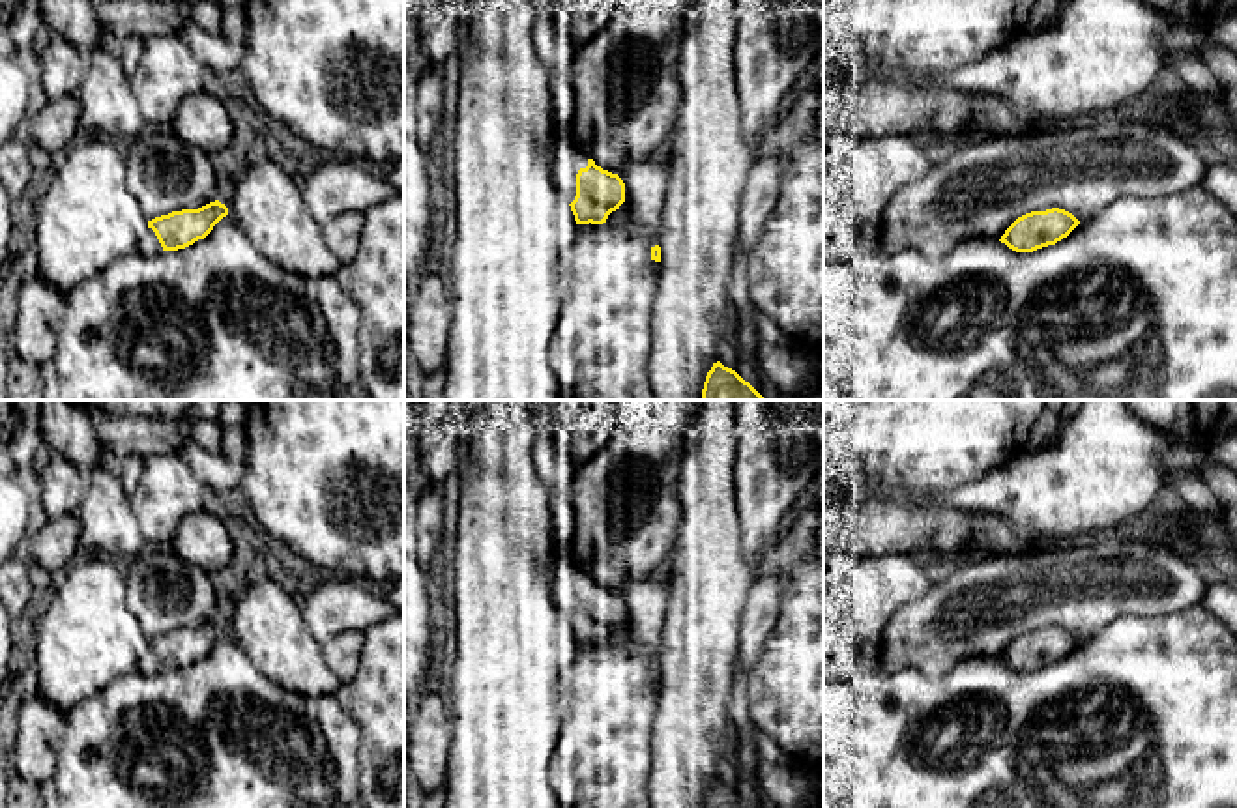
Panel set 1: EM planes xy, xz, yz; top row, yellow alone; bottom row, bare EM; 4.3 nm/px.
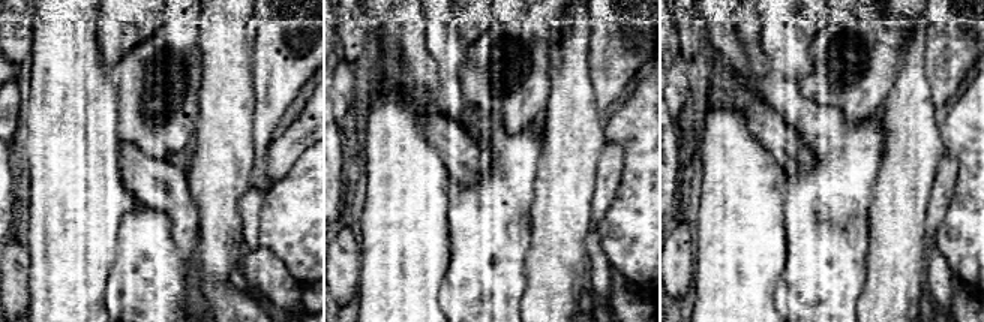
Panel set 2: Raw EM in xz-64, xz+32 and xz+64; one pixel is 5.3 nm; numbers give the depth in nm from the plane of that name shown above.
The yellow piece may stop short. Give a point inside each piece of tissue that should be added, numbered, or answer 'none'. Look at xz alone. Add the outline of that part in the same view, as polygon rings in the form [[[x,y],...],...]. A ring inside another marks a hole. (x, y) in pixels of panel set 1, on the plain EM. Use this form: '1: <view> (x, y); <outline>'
1: xz (566, 577); [[[573,556],[546,565],[550,597],[571,623],[576,615],[576,593],[588,585],[588,574],[575,563]]]

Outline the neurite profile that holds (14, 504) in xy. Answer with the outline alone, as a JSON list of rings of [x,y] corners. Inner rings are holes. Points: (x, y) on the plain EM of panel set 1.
[[[0,475],[0,565],[13,557],[28,522],[26,492]]]

